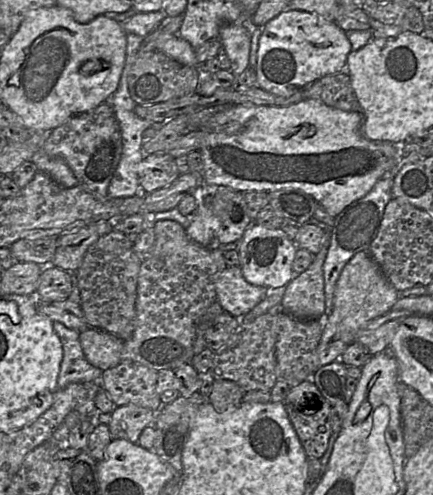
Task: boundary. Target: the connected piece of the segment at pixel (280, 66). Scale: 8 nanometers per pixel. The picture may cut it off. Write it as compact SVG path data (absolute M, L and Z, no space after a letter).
M285 9L263 27L255 66L256 84L274 95L290 97L324 76L343 72L351 51L347 33L335 21L327 21L317 13Z

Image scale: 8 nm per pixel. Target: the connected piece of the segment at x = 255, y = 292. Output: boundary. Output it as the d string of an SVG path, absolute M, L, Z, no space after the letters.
M227 266L216 280L216 301L234 317L249 313L265 296L267 288L248 283L240 266Z

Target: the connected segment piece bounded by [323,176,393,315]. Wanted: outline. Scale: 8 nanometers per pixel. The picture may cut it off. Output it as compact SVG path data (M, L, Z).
M384 176L367 195L352 202L335 217L330 246L323 264L325 315L332 312L336 283L344 266L356 253L369 250L378 232L385 207L392 200L392 185L393 177Z

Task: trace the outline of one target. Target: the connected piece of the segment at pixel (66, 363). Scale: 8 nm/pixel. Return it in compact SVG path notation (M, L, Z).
M58 321L53 322L53 327L63 346L58 389L65 388L70 383L88 383L100 380L103 371L86 359L80 342L80 332L70 329Z

